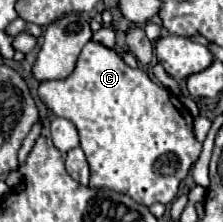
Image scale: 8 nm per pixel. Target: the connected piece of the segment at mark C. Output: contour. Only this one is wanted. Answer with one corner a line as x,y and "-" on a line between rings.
93,40
85,44
67,78
41,82
39,96
55,116
67,118
77,126
81,150
91,166
91,188
109,188
113,192
127,194
143,206
151,206
155,202
171,204
177,198
181,180
189,174
201,154
201,144
193,136
193,116
179,98
159,82
151,80
143,70
129,68
115,50

